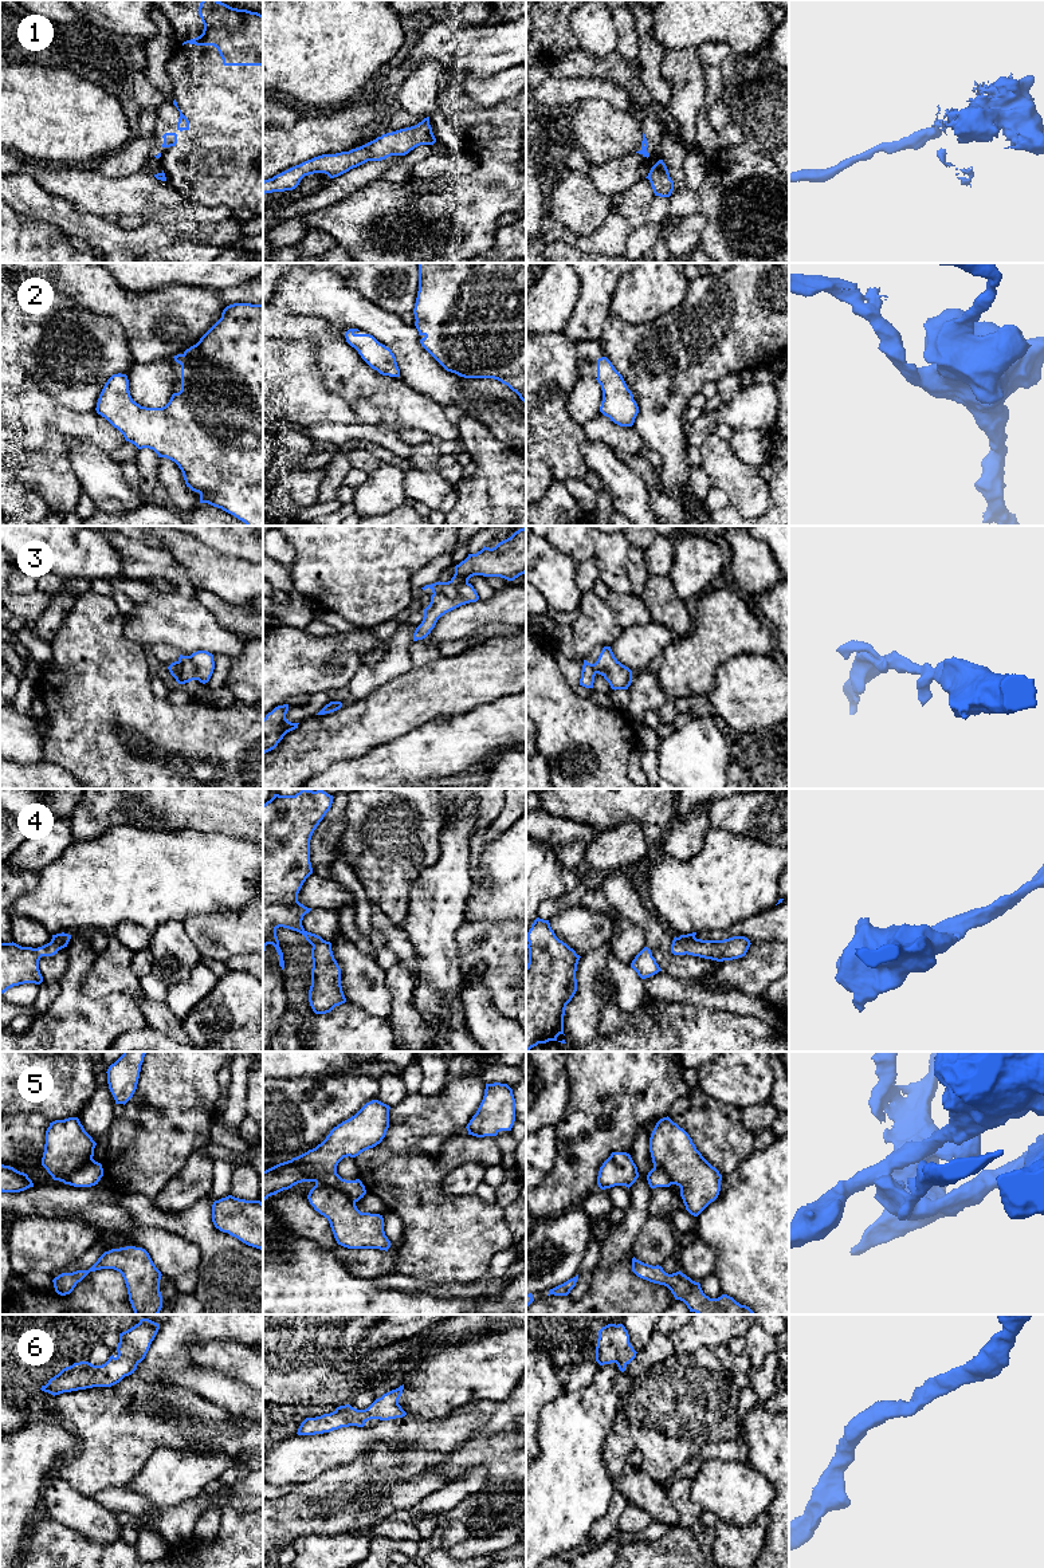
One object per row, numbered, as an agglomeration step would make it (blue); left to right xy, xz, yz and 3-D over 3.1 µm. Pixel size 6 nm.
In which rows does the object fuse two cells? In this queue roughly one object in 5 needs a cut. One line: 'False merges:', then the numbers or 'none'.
False merges: 1, 3, 5

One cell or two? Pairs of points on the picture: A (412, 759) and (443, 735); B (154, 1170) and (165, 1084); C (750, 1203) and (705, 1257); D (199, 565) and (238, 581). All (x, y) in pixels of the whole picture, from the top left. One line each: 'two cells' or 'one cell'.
A: one cell
B: one cell
C: two cells
D: one cell

